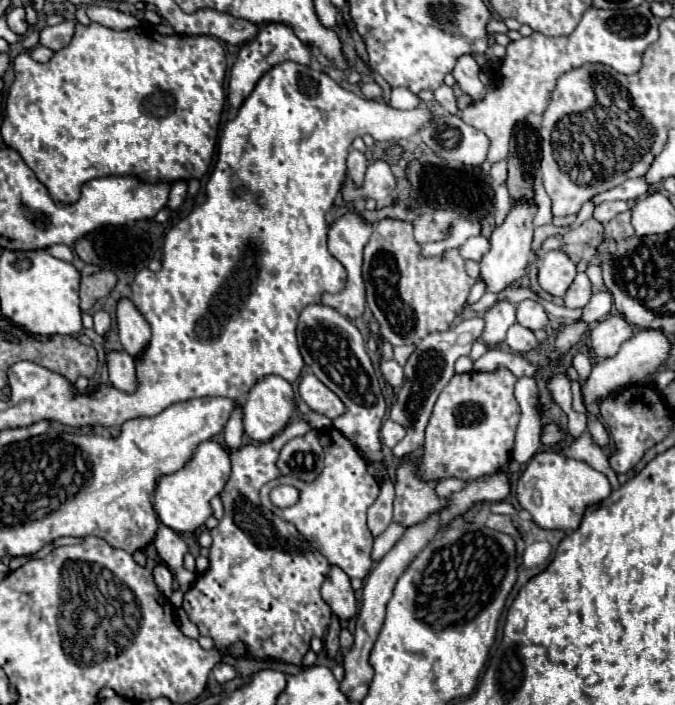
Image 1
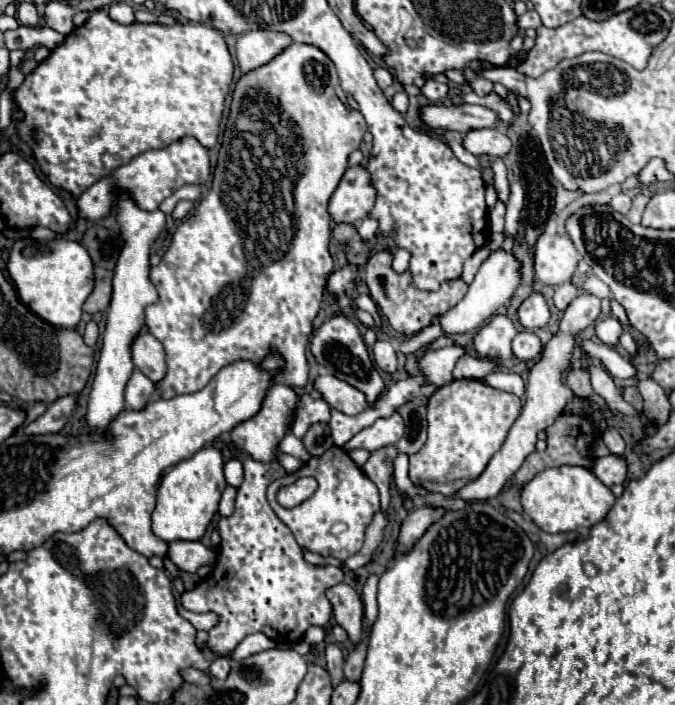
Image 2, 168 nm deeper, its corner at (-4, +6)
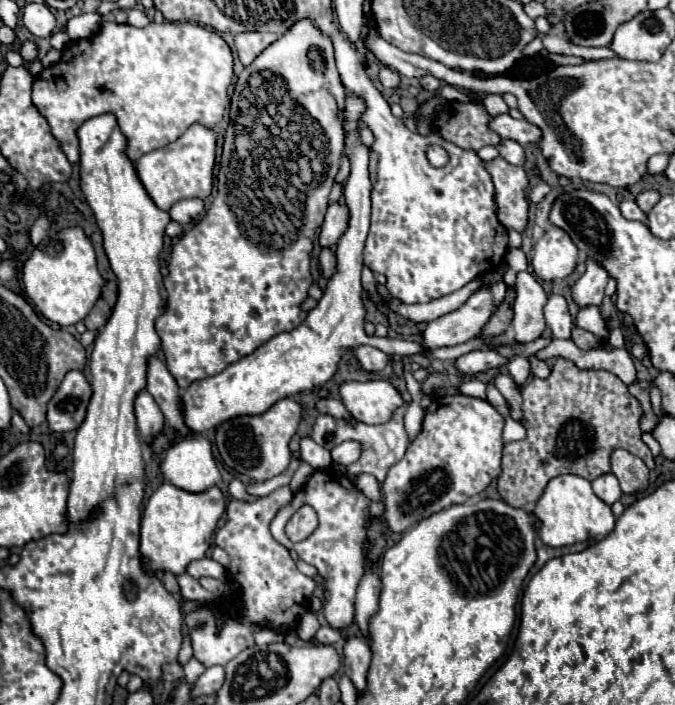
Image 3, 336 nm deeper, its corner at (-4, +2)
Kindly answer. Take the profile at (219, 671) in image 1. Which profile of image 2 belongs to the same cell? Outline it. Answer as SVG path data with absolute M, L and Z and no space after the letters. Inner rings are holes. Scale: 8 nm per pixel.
M217 659L211 663L209 667L209 673L215 677L215 679L225 679L229 675L229 669L231 669L231 663L227 659Z

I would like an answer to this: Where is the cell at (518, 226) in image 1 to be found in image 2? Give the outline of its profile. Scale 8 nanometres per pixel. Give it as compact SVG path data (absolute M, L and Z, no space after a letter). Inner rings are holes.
M503 249L493 251L479 267L473 283L469 285L467 295L449 313L441 317L443 333L455 335L477 329L481 323L485 323L491 315L495 315L501 307L505 307L511 301L519 283L521 283L521 261L513 255L513 251L503 251Z

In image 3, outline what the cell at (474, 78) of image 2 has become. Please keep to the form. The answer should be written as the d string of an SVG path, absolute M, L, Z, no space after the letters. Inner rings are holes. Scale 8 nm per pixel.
M487 95L487 97L483 99L483 105L487 107L487 111L489 111L493 117L495 117L495 115L503 115L503 113L509 111L509 107L507 107L507 103L503 101L501 95Z

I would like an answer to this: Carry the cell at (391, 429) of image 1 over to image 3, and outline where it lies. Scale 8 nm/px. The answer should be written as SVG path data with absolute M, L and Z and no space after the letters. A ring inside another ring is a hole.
M345 441L335 449L331 449L333 463L337 465L351 465L359 459L359 455L361 455L361 445L357 441Z

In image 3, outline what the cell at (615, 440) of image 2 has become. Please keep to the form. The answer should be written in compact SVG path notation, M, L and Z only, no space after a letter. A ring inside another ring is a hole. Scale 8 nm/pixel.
M615 449L613 455L611 455L611 467L613 467L611 469L613 475L619 479L619 485L621 485L623 493L633 495L637 491L647 489L649 469L639 457L631 455L625 449Z

